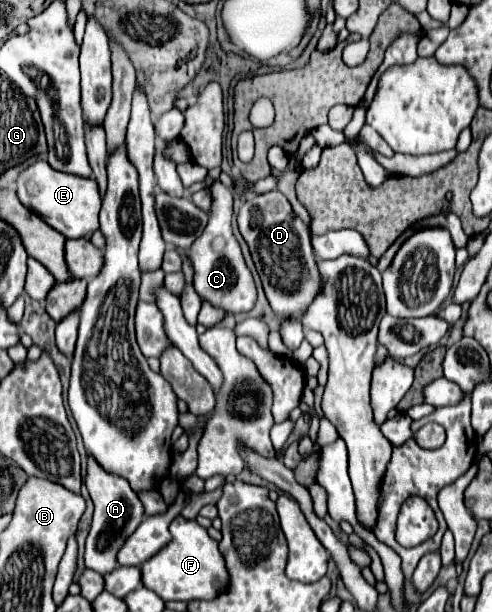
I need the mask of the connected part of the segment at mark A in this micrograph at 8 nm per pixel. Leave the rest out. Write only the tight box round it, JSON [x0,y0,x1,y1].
[84,457,144,575]

